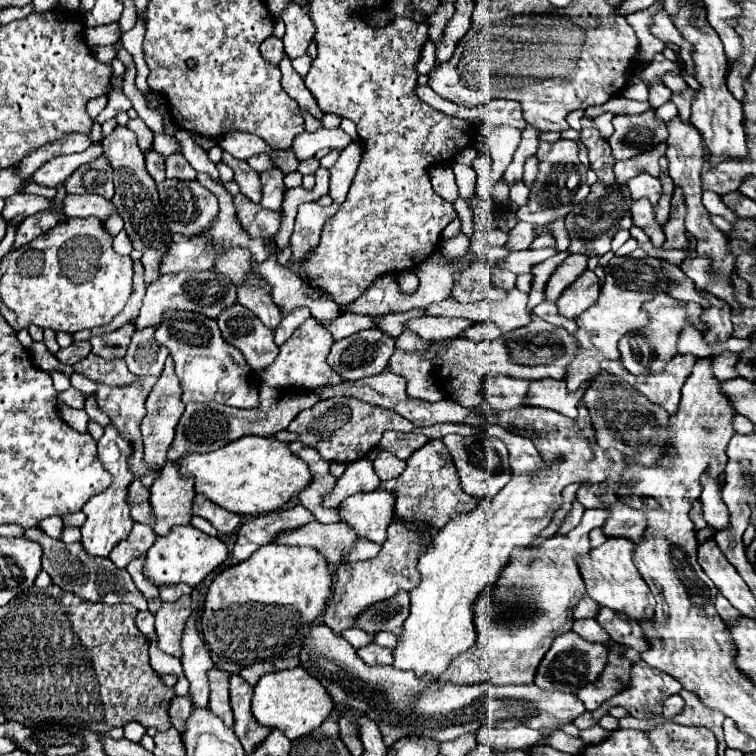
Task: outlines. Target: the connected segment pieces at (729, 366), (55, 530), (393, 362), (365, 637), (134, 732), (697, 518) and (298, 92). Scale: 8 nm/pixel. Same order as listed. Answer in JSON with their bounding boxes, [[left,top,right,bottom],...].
[[711,353,737,381],[37,517,63,539],[387,342,443,403],[343,629,375,649],[125,721,145,741],[689,501,707,531],[279,55,323,120]]

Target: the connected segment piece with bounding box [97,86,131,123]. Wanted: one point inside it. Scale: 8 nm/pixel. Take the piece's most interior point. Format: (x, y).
(118, 102)

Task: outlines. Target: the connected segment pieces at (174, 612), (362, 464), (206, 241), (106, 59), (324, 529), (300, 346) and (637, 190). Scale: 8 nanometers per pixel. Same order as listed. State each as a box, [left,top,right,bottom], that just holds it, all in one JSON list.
[[155,597,191,657],[323,459,379,507],[161,173,271,275],[93,46,119,63],[273,521,355,567],[259,317,341,389],[627,173,661,205]]

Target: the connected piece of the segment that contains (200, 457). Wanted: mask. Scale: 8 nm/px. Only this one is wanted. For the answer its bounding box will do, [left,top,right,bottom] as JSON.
[177,435,311,515]

